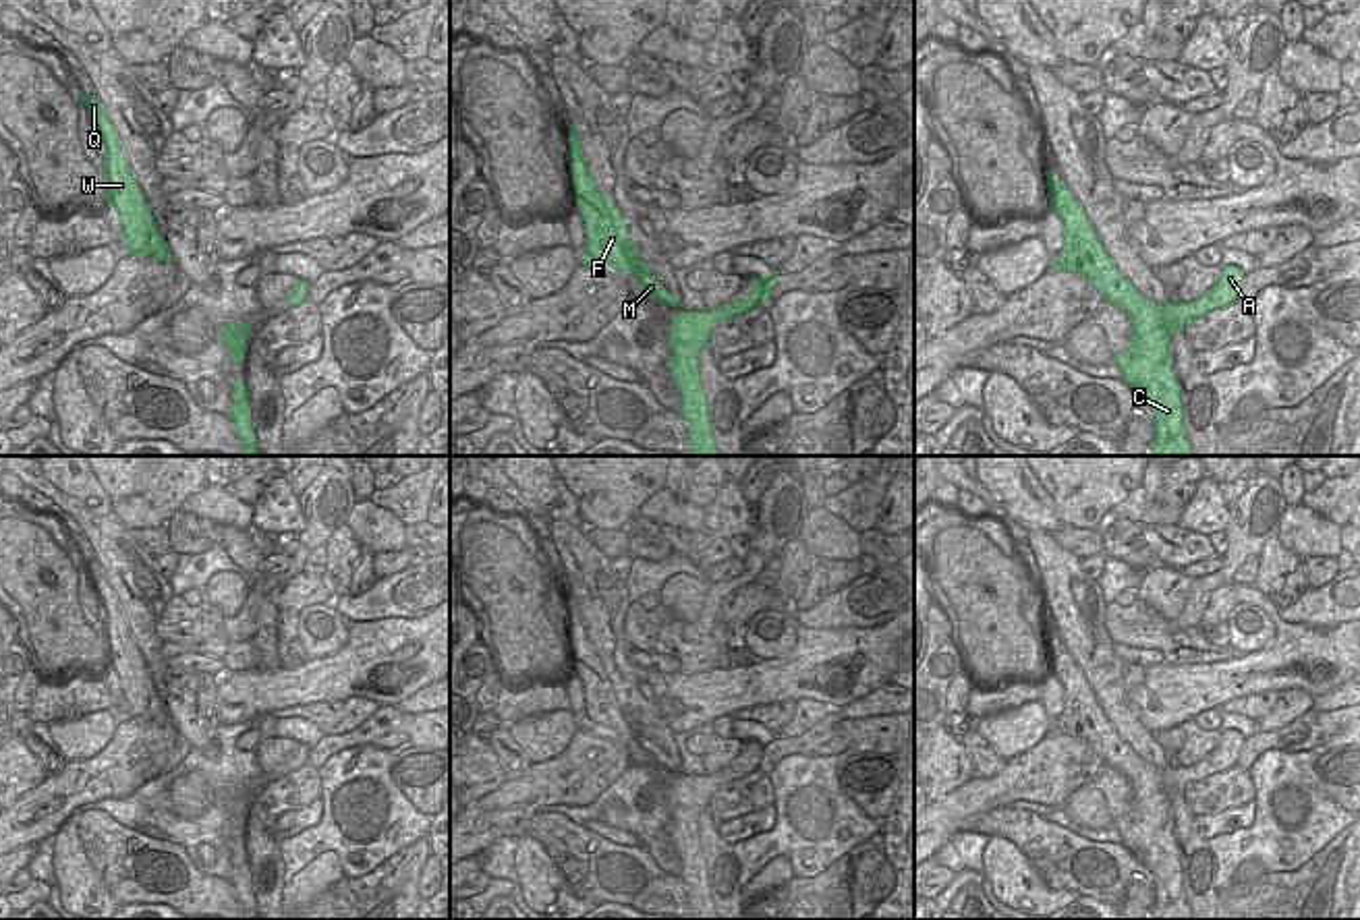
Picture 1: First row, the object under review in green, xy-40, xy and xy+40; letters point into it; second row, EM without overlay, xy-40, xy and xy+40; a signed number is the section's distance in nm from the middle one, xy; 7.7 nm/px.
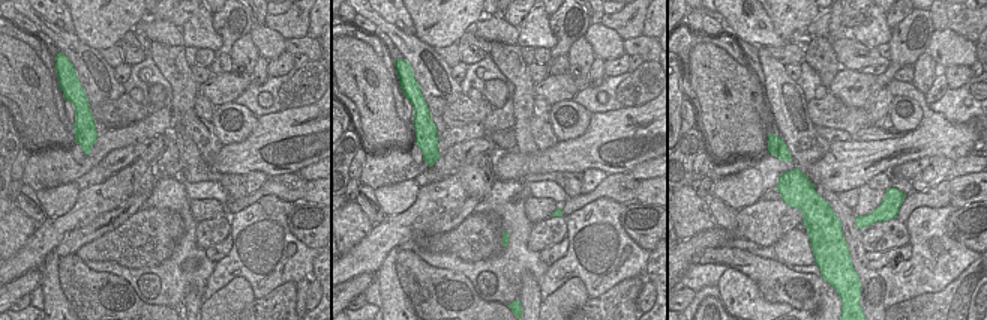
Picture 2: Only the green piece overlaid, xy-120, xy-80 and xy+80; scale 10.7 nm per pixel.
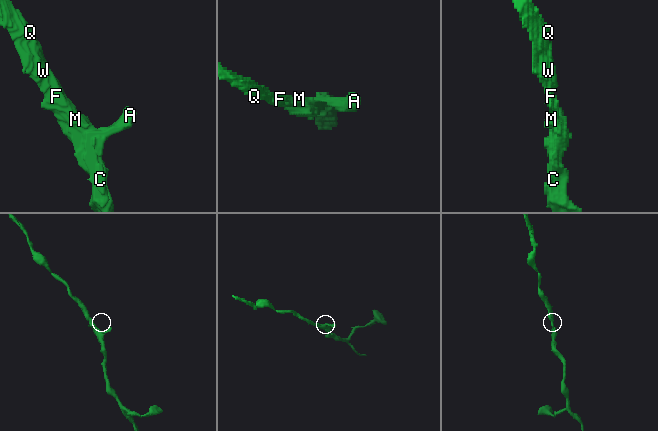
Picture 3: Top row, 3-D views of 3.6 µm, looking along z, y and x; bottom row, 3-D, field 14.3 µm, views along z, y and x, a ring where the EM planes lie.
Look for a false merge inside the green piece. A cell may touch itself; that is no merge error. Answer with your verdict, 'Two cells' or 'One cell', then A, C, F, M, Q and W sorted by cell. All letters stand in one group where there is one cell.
Two cells. Groups: A / C F M Q W.

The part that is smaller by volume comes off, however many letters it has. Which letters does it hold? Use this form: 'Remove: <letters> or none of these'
Remove: A.

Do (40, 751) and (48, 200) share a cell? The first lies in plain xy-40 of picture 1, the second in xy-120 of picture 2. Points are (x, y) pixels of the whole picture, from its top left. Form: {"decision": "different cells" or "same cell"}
{"decision": "different cells"}

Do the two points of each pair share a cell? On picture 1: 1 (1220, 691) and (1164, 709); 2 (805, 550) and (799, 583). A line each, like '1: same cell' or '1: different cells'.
1: same cell
2: same cell

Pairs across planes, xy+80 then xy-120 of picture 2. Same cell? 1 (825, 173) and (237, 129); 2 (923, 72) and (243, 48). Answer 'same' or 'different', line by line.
1: different
2: same

